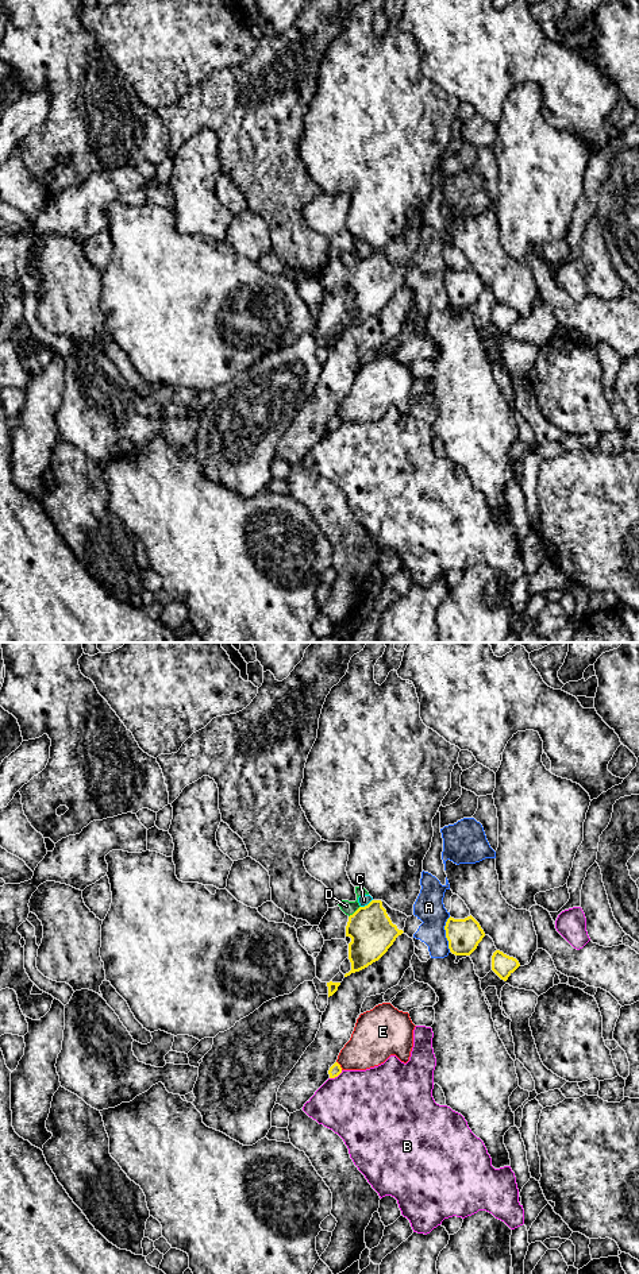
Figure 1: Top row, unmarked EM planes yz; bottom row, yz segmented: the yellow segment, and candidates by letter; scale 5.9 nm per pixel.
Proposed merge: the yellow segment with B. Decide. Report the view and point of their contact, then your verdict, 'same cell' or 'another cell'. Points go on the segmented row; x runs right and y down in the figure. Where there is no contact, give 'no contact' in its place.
meets yellow in yz at (335, 1076); another cell

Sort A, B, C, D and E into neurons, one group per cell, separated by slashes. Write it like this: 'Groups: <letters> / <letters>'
Groups: A / B / C D / E

